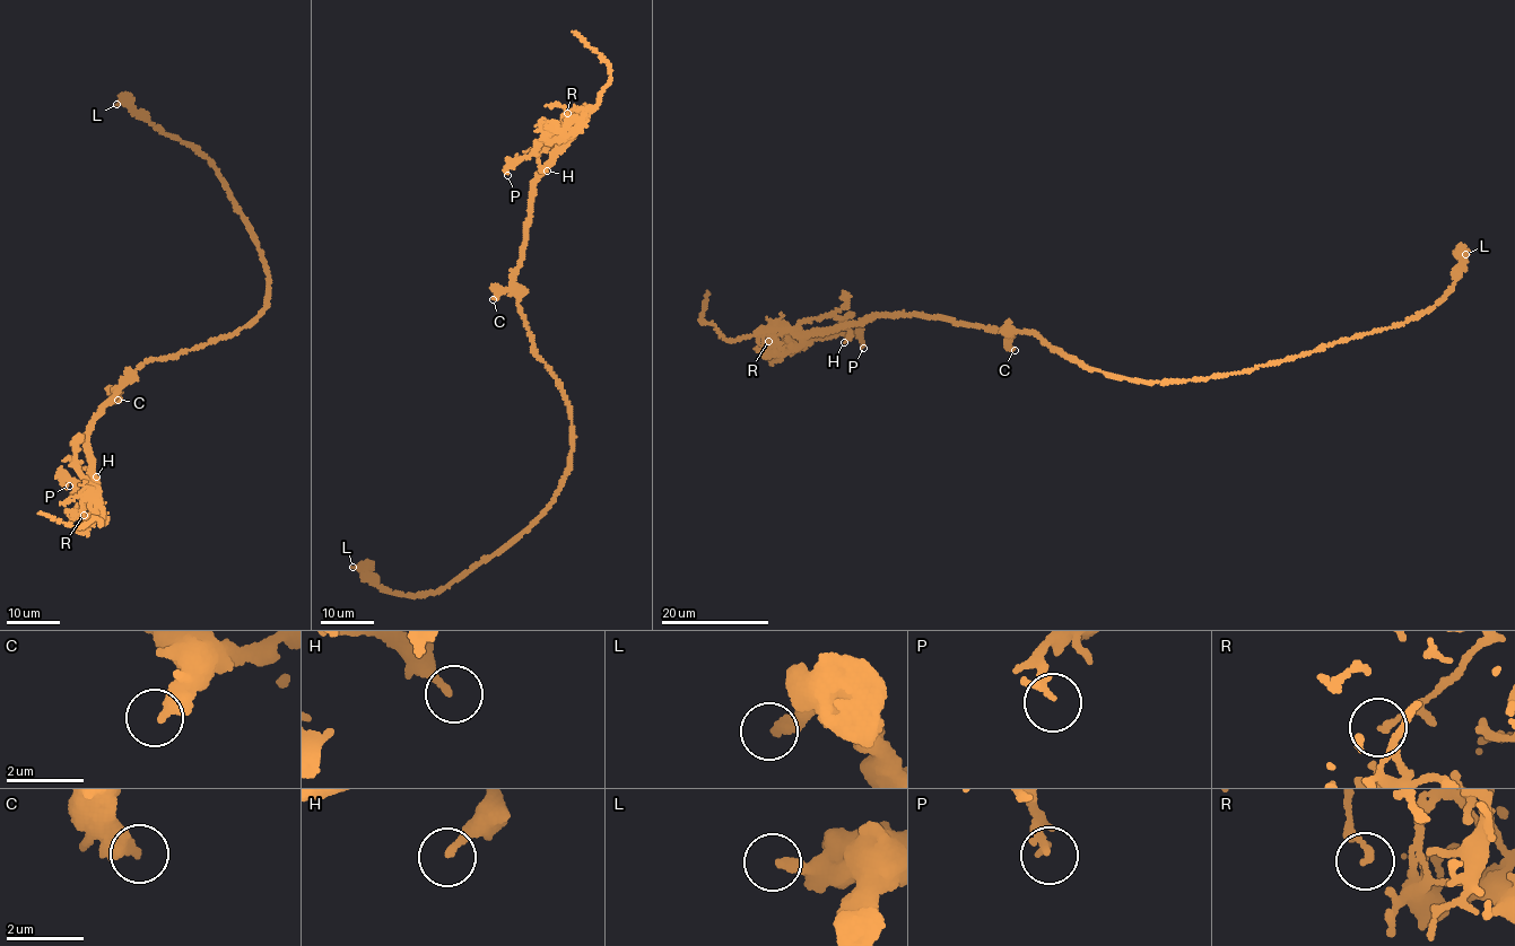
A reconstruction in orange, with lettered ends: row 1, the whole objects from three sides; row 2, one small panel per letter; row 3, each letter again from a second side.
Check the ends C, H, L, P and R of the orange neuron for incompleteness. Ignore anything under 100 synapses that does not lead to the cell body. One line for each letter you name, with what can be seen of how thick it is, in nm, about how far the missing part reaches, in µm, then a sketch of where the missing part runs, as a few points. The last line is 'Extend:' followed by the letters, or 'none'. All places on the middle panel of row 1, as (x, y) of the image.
Extend: none

